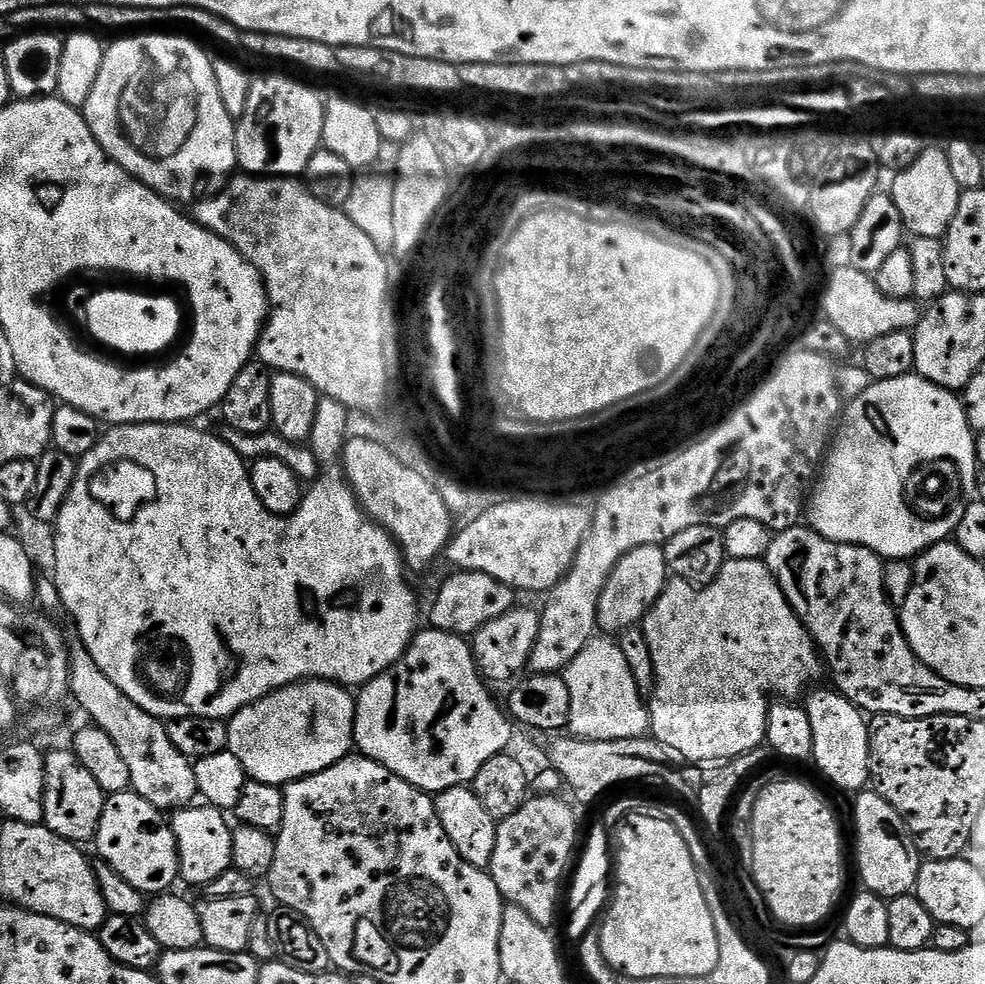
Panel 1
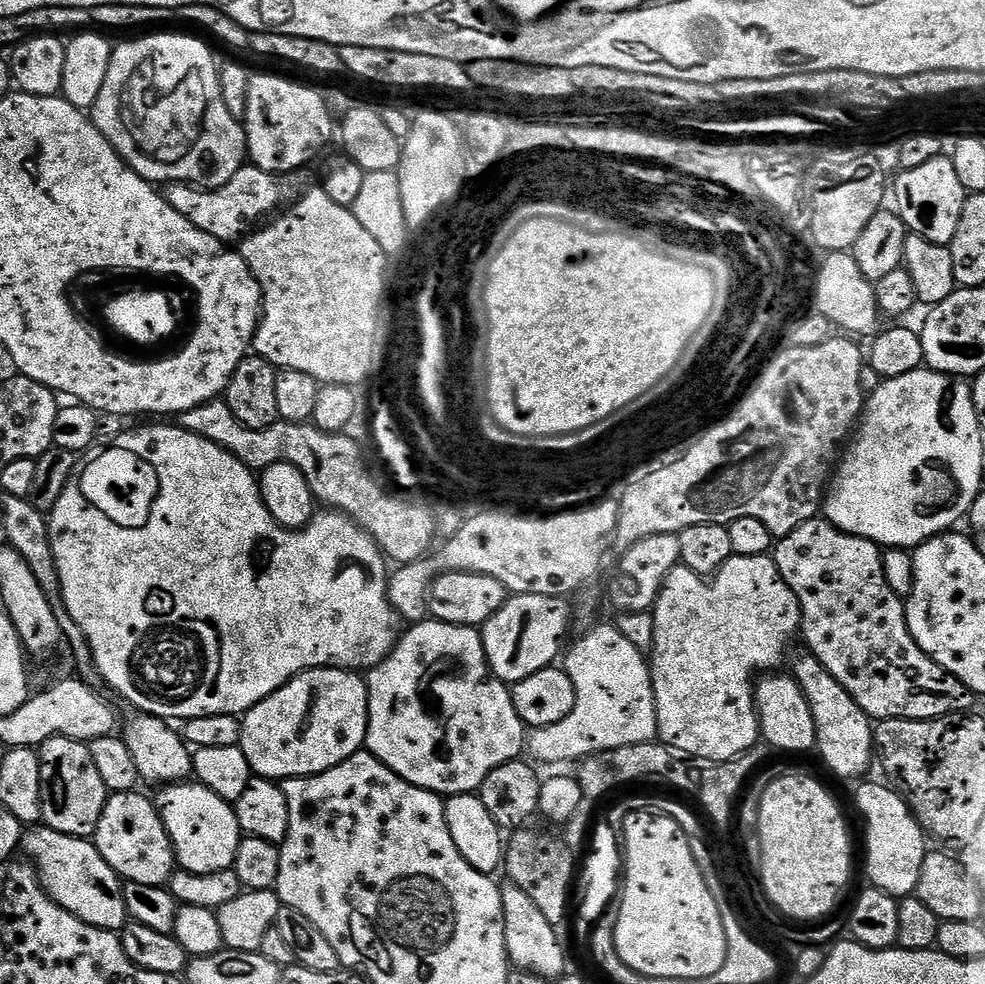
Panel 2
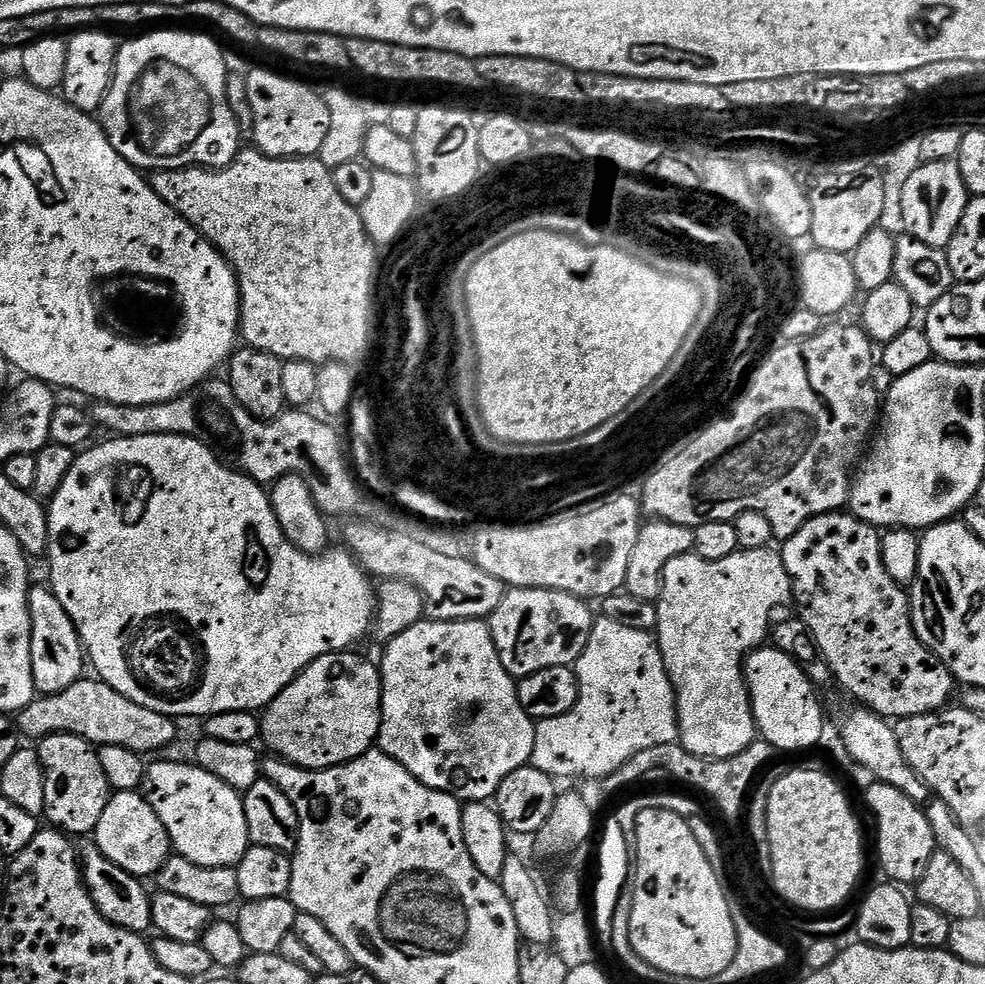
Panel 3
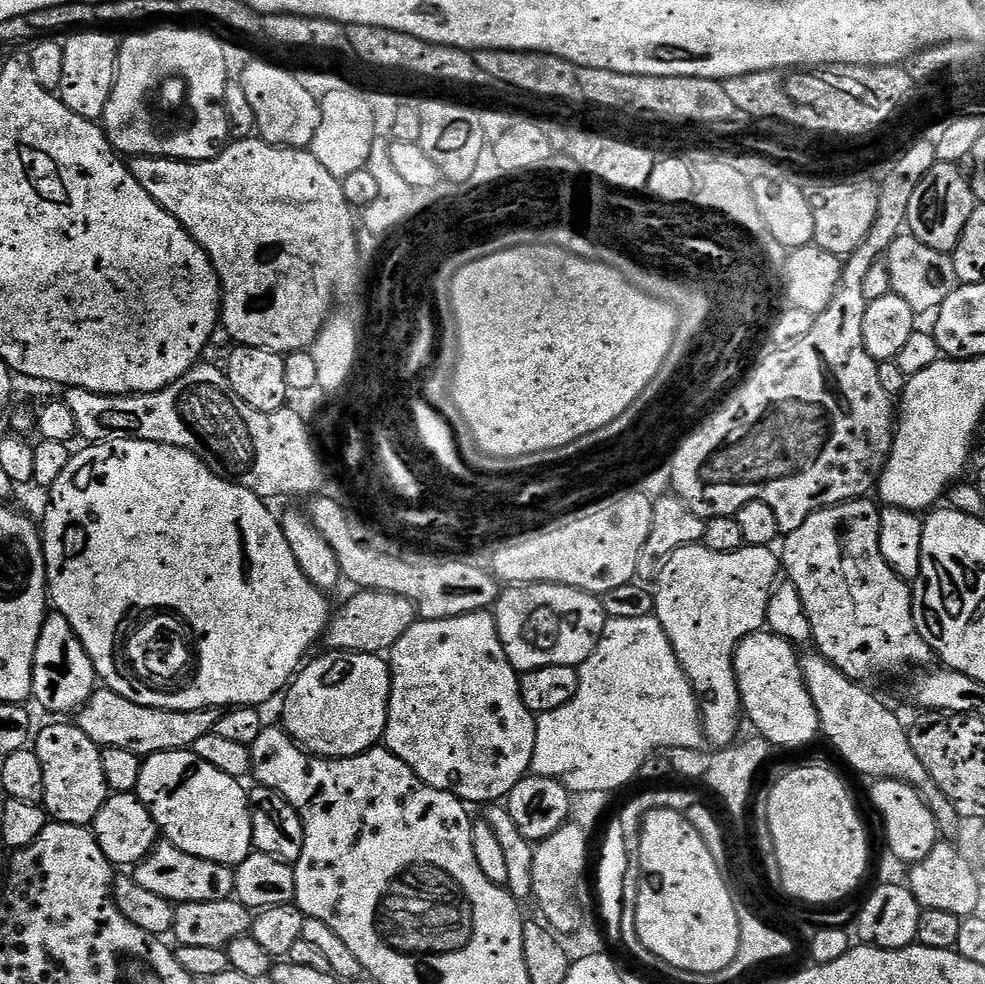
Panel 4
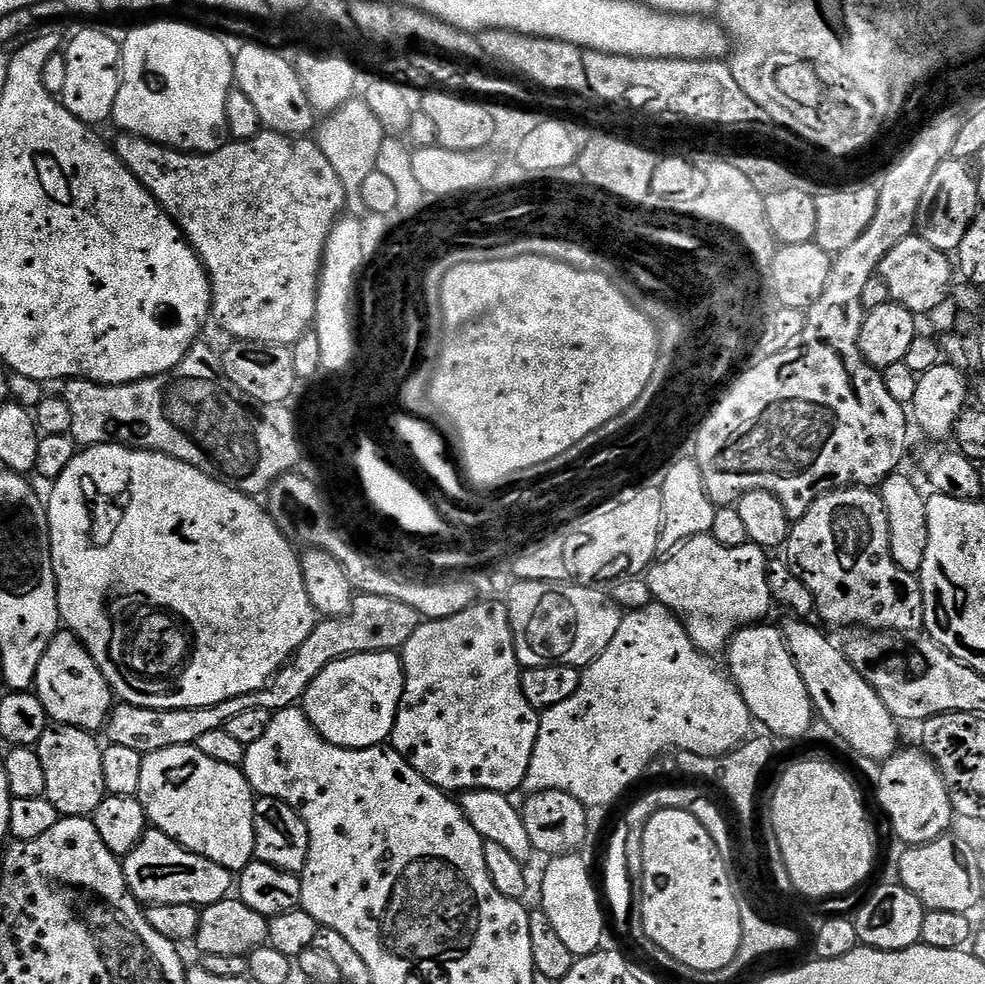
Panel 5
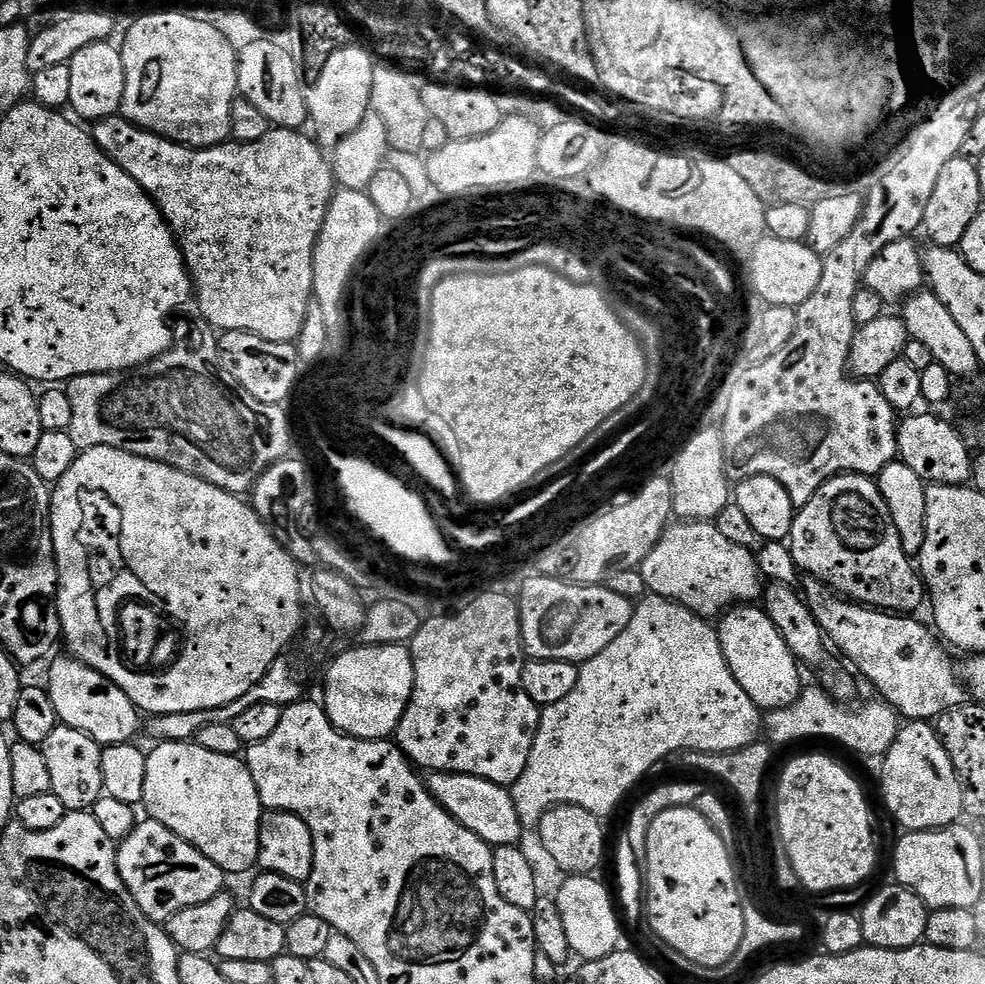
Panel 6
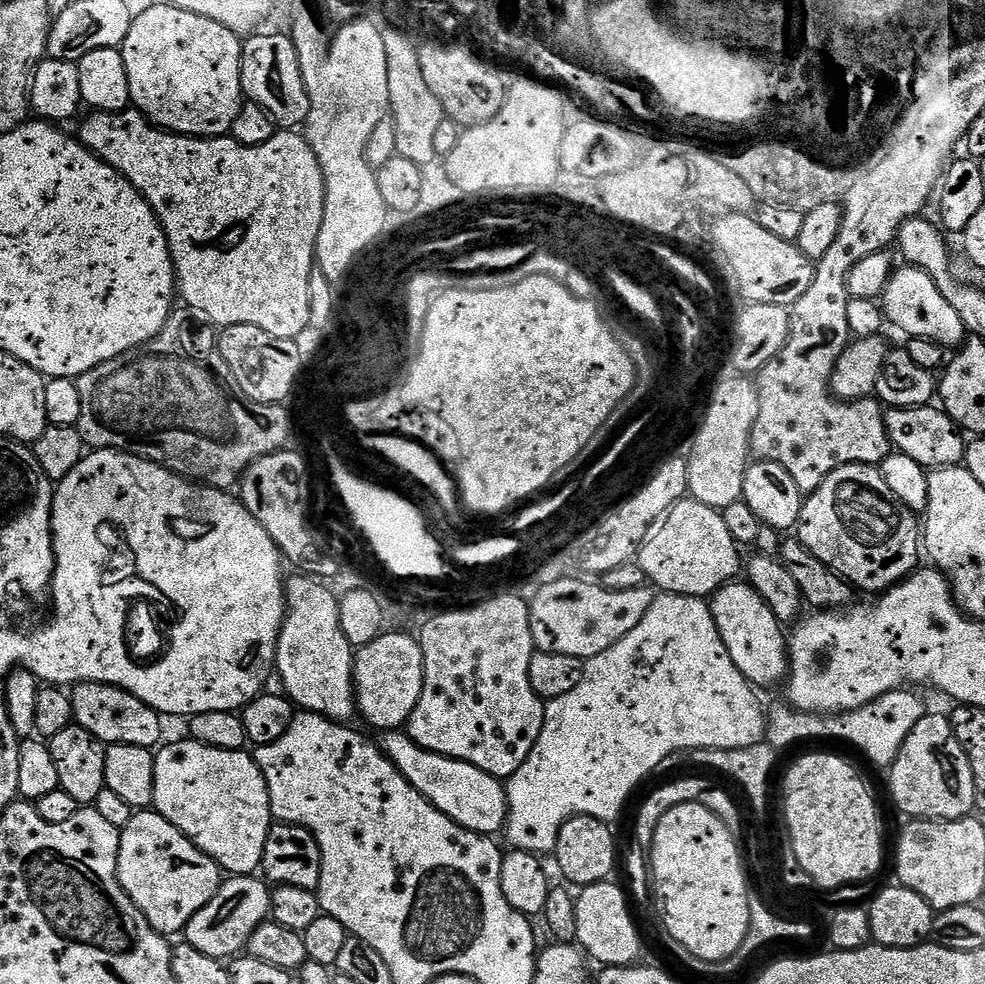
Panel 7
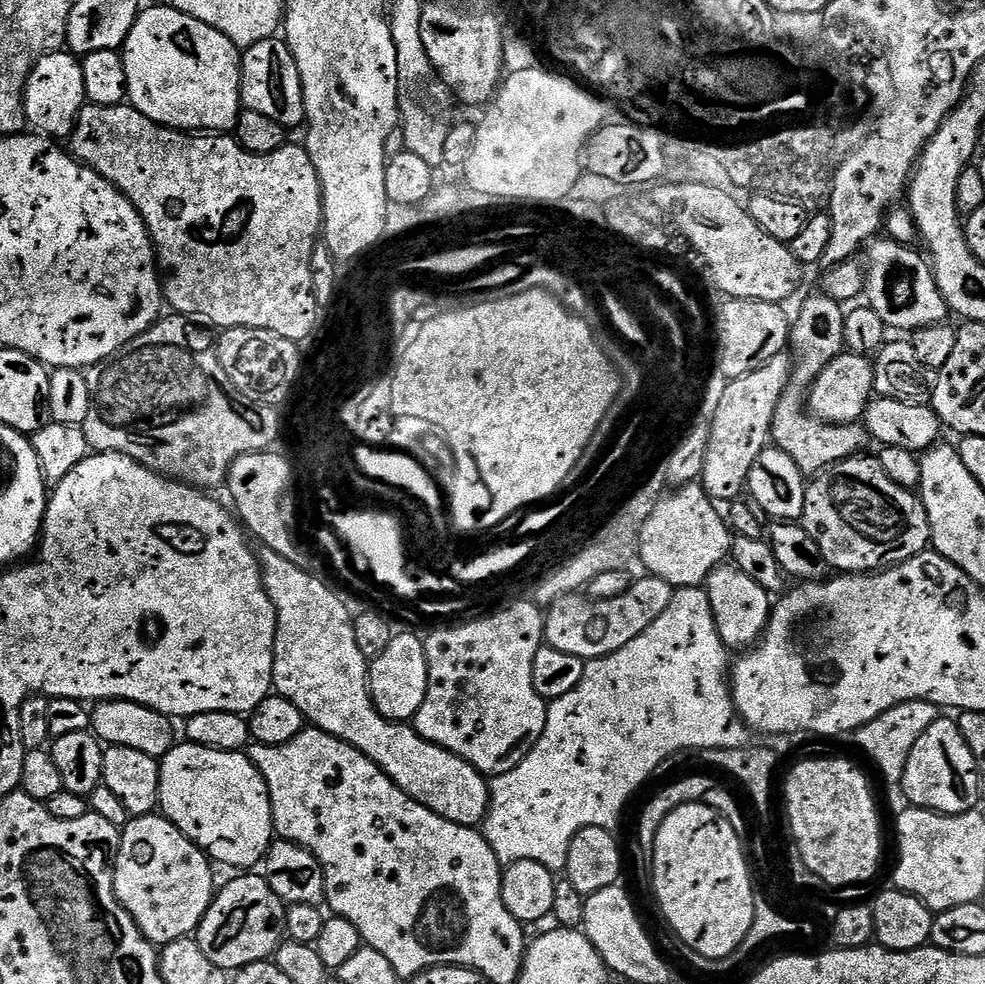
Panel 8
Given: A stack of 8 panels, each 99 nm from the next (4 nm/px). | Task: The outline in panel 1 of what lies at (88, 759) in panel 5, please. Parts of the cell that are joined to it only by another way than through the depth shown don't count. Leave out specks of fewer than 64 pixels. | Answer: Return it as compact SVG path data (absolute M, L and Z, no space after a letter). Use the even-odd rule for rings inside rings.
M64 746L57 752L48 752L44 758L46 766L46 790L44 791L44 822L54 834L71 840L73 844L83 845L83 840L95 841L96 831L102 818L106 794L98 786L90 770L78 762L71 747Z

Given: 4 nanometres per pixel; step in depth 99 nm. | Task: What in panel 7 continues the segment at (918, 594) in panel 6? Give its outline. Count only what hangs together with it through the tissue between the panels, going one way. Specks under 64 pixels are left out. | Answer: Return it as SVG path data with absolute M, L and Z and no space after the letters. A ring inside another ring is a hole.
M847 464L838 470L834 470L824 479L822 486L818 486L818 490L814 490L800 505L800 521L797 522L794 529L795 539L802 542L802 546L806 546L806 550L818 558L818 562L822 562L831 572L841 576L848 581L853 589L861 588L864 592L876 592L875 594L883 594L889 588L893 588L900 581L908 579L913 572L917 571L918 565L922 560L922 524L918 519L917 513L905 510L901 505L896 503L896 499L892 497L890 486L886 486L884 476L880 473L879 467L870 464Z

